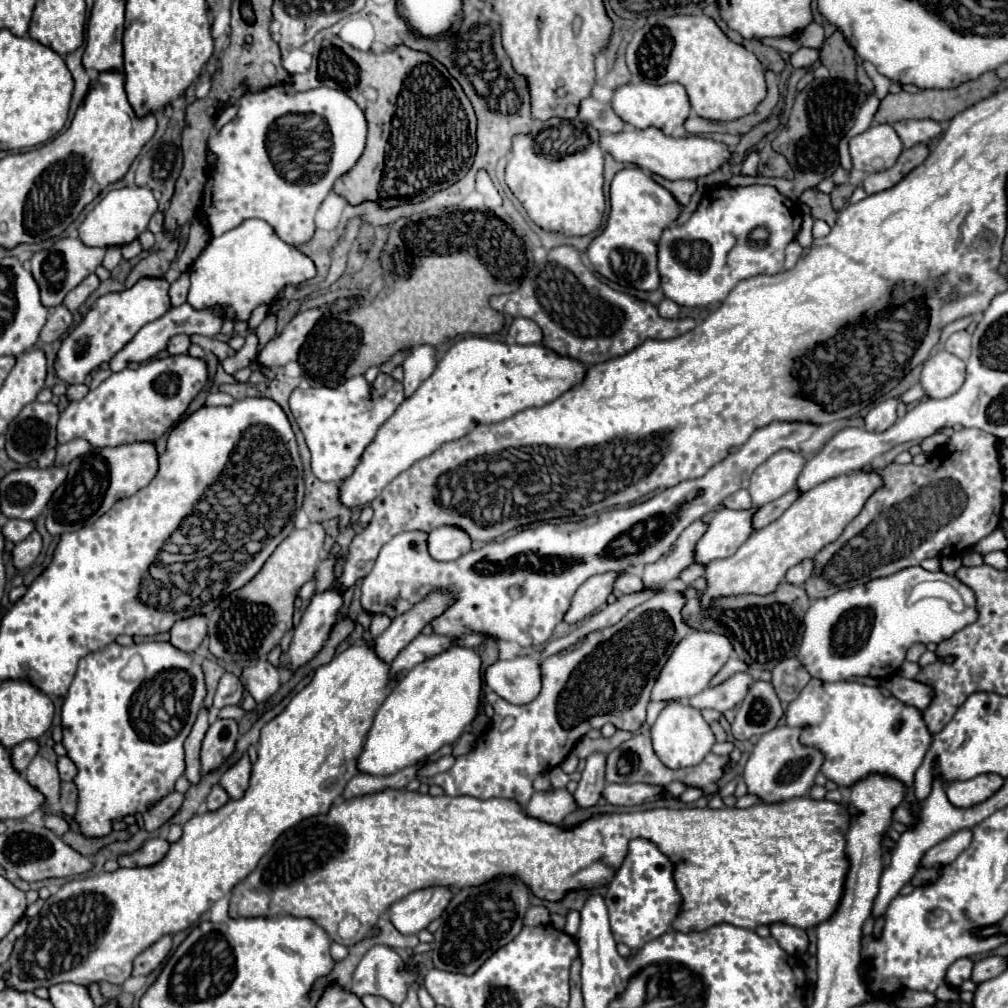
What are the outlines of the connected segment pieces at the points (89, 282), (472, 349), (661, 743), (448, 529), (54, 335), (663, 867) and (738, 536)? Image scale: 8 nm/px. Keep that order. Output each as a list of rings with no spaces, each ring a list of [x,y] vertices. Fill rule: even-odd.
[[[91,274],[91,276],[87,276],[77,288],[73,288],[67,296],[65,296],[65,300],[63,300],[63,304],[71,310],[71,312],[75,312],[85,300],[87,300],[87,296],[95,290],[99,286],[99,278],[95,276],[95,274]]]
[[[481,336],[459,340],[439,360],[435,372],[377,430],[353,474],[339,484],[341,504],[347,508],[369,504],[395,476],[413,466],[415,460],[433,454],[441,444],[463,438],[477,424],[501,422],[525,408],[543,406],[571,390],[583,376],[581,362],[557,356],[543,344],[505,344]]]
[[[671,702],[667,704],[655,724],[651,726],[651,738],[653,738],[653,750],[657,752],[659,760],[669,768],[687,768],[697,766],[715,744],[715,736],[709,728],[709,724],[703,720],[701,712],[687,702]]]
[[[441,526],[441,528],[435,528],[433,532],[429,532],[427,548],[429,548],[429,554],[433,556],[433,560],[449,562],[449,560],[457,560],[459,556],[469,552],[471,540],[463,530],[459,530],[455,526]]]
[[[61,304],[57,308],[51,308],[49,310],[49,316],[47,316],[47,322],[41,330],[41,342],[55,342],[61,338],[61,334],[65,334],[65,330],[71,326],[71,312]]]
[[[633,838],[629,842],[629,852],[609,882],[609,890],[605,894],[611,934],[617,944],[625,944],[631,950],[641,950],[647,942],[671,930],[671,922],[681,912],[683,904],[673,880],[673,870],[675,864],[651,840]]]
[[[721,508],[707,526],[707,532],[695,544],[693,562],[703,568],[717,558],[729,558],[753,532],[751,510],[729,510]]]

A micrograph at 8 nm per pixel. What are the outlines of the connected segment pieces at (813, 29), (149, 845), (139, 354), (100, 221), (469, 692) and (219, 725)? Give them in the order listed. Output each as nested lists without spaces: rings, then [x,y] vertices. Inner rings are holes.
[[[811,22],[801,34],[799,34],[799,38],[801,38],[801,44],[803,46],[807,46],[807,48],[821,48],[823,46],[823,28],[819,26],[819,24],[815,24],[815,22]]]
[[[153,838],[147,840],[137,852],[133,854],[121,854],[117,858],[119,866],[133,868],[133,866],[147,866],[147,864],[157,864],[169,850],[169,842],[163,838]]]
[[[185,302],[185,304],[181,304],[179,308],[171,308],[165,316],[161,316],[161,318],[157,318],[157,320],[145,324],[145,326],[135,334],[135,338],[133,338],[121,352],[117,352],[117,356],[109,362],[109,366],[111,366],[113,372],[119,372],[119,370],[123,370],[129,362],[147,362],[147,360],[151,360],[155,354],[159,354],[161,350],[165,350],[169,338],[175,336],[175,334],[215,336],[215,334],[221,330],[223,322],[225,322],[225,310],[223,310],[223,308],[217,306],[217,308],[203,308],[203,310],[197,310],[197,308],[193,308],[191,304]]]
[[[127,186],[119,190],[111,190],[103,196],[103,200],[85,216],[79,226],[79,238],[87,246],[125,246],[139,238],[141,232],[147,230],[151,216],[157,212],[157,200],[149,188],[141,186]]]
[[[451,646],[449,650],[417,664],[413,670],[409,670],[399,684],[393,688],[393,692],[387,696],[387,700],[377,710],[377,716],[373,720],[371,730],[367,732],[363,752],[357,758],[357,770],[367,772],[371,776],[389,776],[393,772],[399,772],[401,768],[407,768],[409,764],[417,764],[425,760],[427,756],[435,754],[443,744],[455,742],[463,728],[471,724],[479,710],[479,696],[481,696],[481,660],[475,650]]]
[[[217,718],[203,740],[201,748],[201,766],[203,772],[211,772],[219,768],[225,758],[233,752],[235,748],[235,738],[237,738],[237,722],[235,720],[221,720]]]

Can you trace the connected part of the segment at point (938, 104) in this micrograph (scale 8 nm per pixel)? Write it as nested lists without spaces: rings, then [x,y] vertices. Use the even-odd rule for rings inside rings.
[[[981,76],[977,80],[965,82],[965,84],[957,86],[957,88],[951,88],[951,90],[923,90],[923,92],[917,92],[917,94],[909,94],[909,92],[887,94],[881,100],[881,104],[879,104],[879,108],[877,108],[875,116],[873,116],[873,124],[879,124],[879,122],[881,124],[883,122],[893,124],[897,120],[911,120],[911,118],[931,118],[931,120],[937,120],[937,122],[945,122],[945,120],[951,120],[955,114],[963,112],[965,108],[973,106],[975,102],[987,98],[995,90],[997,84],[999,82],[995,78]]]

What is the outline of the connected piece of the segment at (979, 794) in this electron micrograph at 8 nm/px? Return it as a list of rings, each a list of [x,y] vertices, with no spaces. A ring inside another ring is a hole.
[[[979,774],[963,782],[955,780],[947,786],[947,798],[957,808],[969,808],[993,796],[1003,786],[1003,782],[1005,780],[999,774]]]

